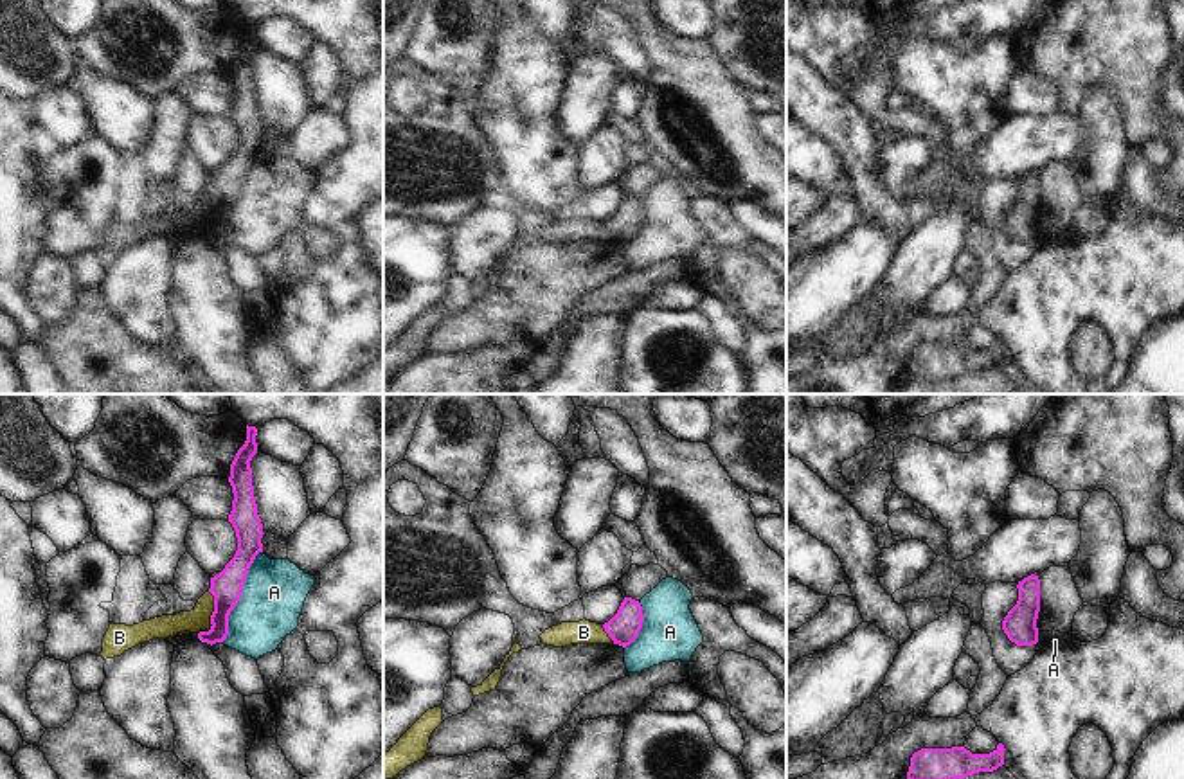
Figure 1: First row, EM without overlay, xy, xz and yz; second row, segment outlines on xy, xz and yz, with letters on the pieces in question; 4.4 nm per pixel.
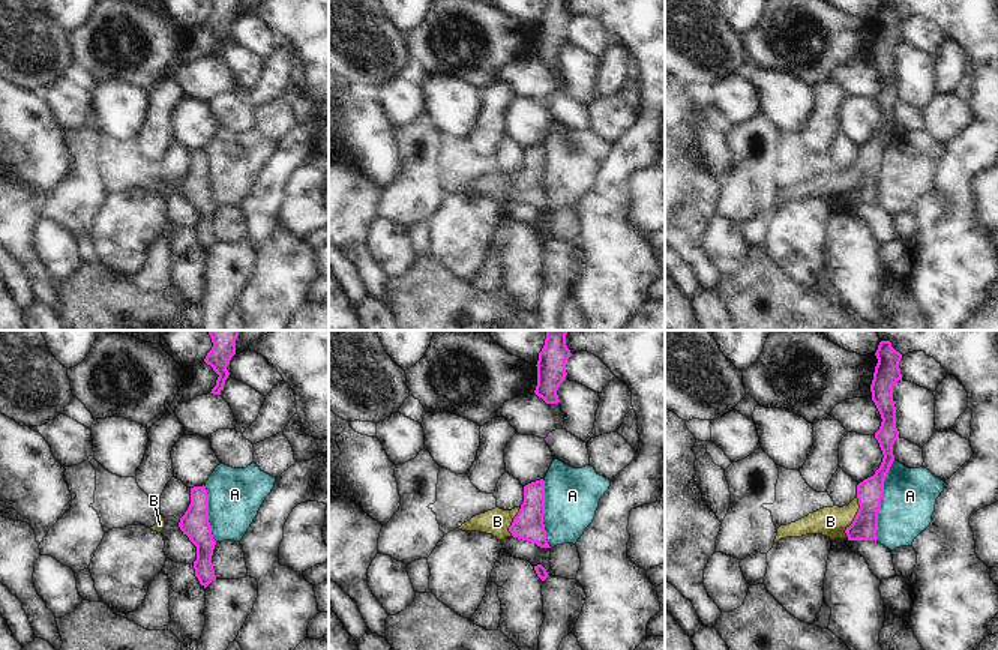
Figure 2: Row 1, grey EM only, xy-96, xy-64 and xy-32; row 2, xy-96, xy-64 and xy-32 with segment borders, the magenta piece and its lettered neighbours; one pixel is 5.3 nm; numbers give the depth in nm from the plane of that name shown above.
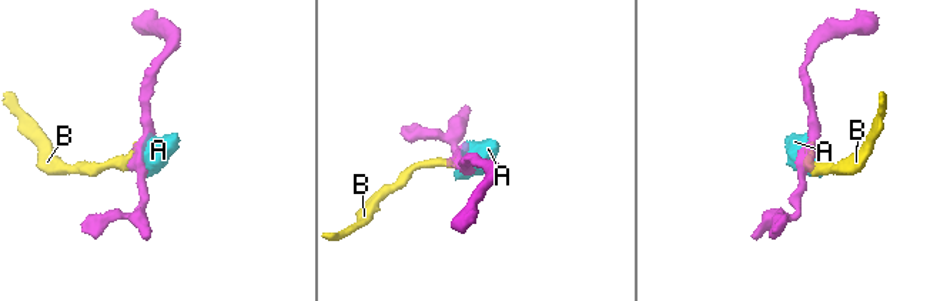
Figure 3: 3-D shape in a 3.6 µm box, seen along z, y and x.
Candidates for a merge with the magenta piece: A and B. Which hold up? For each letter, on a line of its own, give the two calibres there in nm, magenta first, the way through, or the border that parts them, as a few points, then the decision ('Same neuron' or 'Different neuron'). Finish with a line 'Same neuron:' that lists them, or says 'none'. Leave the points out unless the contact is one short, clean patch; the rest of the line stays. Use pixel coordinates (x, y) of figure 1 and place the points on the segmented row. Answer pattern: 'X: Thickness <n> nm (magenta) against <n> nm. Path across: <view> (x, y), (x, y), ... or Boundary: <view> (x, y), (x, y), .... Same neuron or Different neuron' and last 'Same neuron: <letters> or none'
A: Thickness 140 nm (magenta) against 280 nm. Boundary: xy (261, 551), (222, 641). Different neuron
B: Thickness 140 nm (magenta) against 100 nm. Path across: xy (227, 587), (215, 607), (197, 619). Same neuron
Same neuron: B

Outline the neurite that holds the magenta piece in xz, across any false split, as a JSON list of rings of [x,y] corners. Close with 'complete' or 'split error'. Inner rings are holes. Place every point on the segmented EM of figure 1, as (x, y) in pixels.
[[[624,597],[617,613],[605,624],[590,622],[561,622],[545,630],[542,644],[565,648],[570,644],[619,644],[630,646],[642,628],[644,613],[639,601]]]; split error

